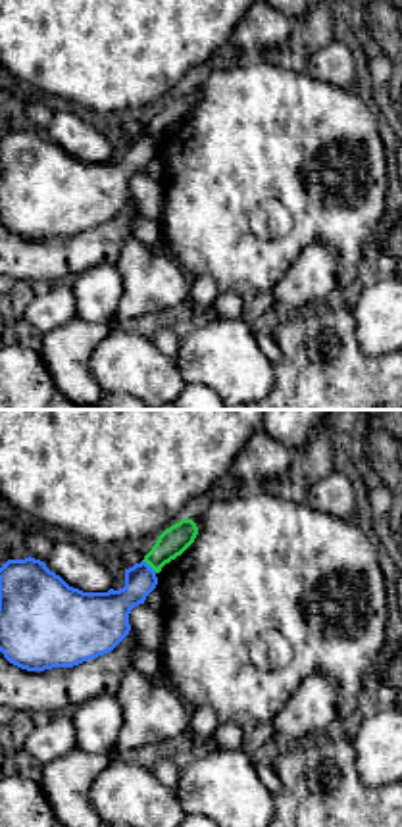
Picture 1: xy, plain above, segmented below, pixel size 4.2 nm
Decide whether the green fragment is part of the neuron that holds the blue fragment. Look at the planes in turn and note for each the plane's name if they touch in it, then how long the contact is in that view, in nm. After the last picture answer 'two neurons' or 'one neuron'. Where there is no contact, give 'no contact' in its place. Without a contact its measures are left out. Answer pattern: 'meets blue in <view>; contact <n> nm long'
meets blue in xy; contact 80 nm long

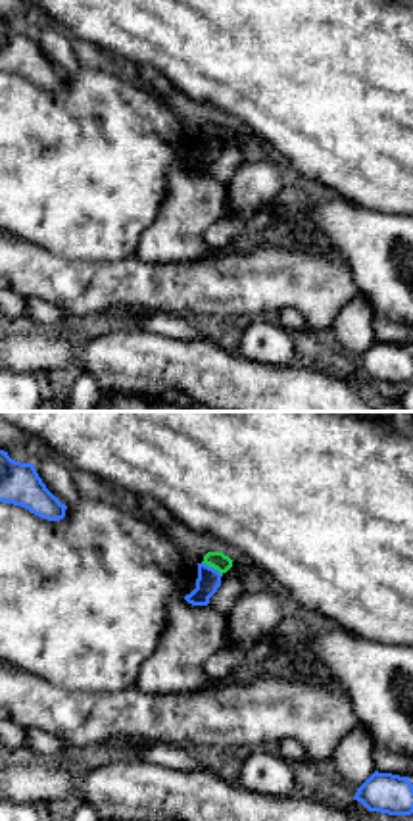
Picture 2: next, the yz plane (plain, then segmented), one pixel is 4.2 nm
meets blue in yz; contact 110 nm long

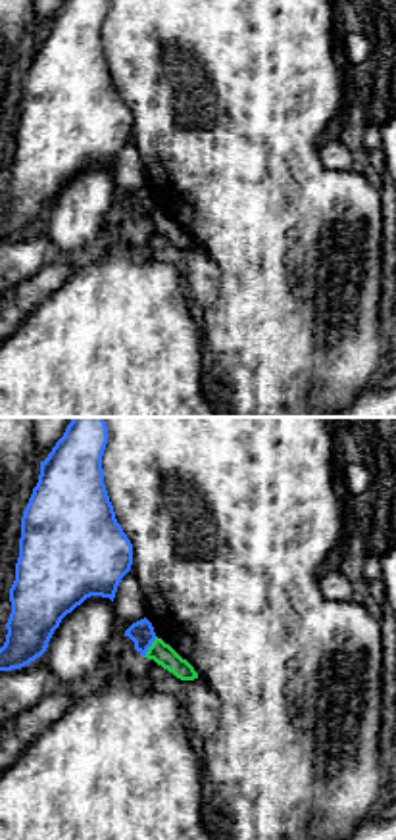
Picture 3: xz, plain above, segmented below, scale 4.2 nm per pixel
meets blue in xz; contact 100 nm long

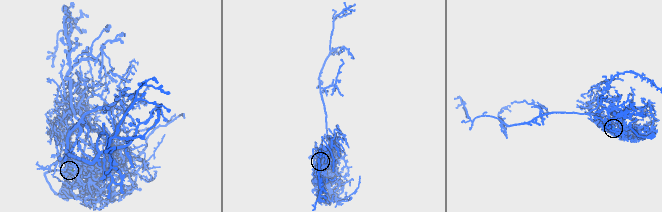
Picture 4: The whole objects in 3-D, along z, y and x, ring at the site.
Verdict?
two neurons

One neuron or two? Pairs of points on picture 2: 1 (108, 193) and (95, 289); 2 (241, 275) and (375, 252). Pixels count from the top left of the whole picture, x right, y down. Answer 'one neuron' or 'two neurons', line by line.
1: two neurons
2: two neurons

